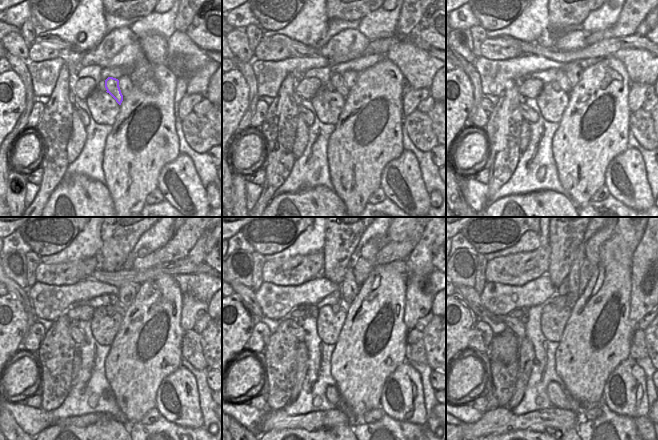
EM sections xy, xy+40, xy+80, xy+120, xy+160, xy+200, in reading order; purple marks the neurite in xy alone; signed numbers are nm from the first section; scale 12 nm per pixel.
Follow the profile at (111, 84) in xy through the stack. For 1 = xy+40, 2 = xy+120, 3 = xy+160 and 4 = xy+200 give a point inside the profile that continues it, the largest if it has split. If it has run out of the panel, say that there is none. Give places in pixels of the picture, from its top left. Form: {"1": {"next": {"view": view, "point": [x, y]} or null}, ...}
{"1": {"next": {"view": "xy+40", "point": [337, 81]}}, "2": {"next": {"view": "xy+120", "point": [115, 302]}}, "3": {"next": {"view": "xy+160", "point": [337, 293]}}, "4": {"next": {"view": "xy+200", "point": [563, 289]}}}

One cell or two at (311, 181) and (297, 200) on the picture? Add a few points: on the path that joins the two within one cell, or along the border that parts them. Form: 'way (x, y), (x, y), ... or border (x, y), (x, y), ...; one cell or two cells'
border (330, 188), (317, 185), (283, 193); two cells

